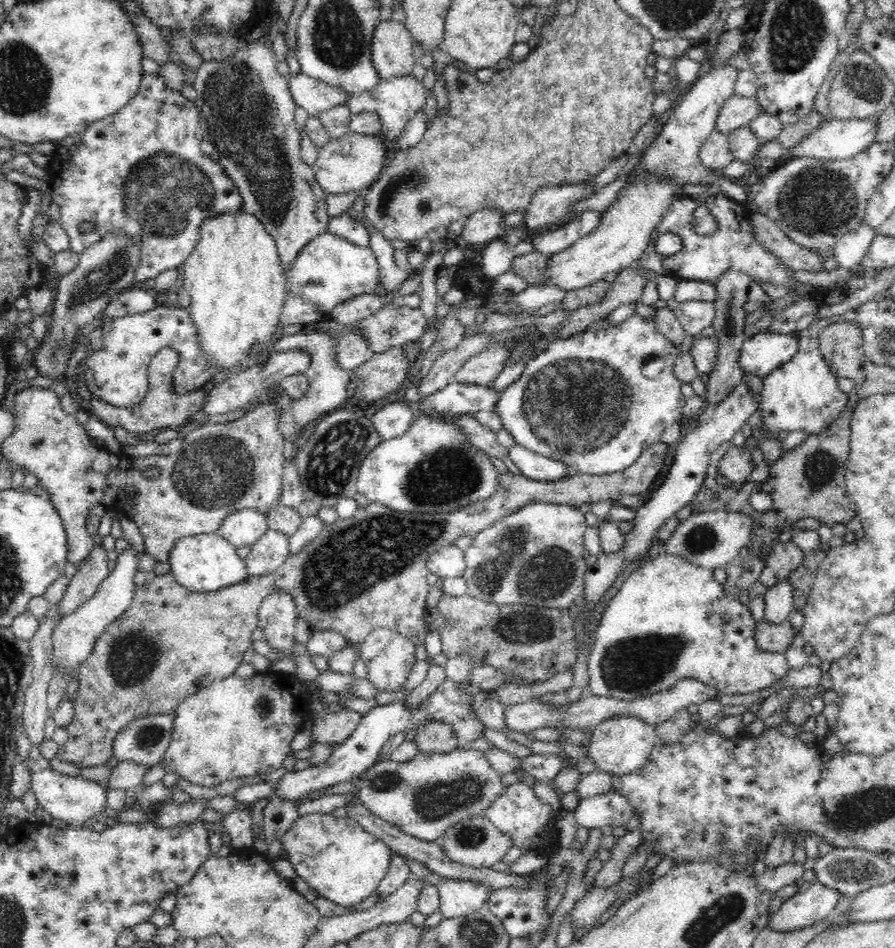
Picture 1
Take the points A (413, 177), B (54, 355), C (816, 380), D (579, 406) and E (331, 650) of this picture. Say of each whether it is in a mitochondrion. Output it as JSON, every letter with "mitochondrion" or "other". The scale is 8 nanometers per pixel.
{"A":"mitochondrion","B":"mitochondrion","C":"other","D":"mitochondrion","E":"other"}

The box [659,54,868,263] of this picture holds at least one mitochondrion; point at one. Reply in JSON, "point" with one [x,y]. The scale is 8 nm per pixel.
{"point":[818,201]}

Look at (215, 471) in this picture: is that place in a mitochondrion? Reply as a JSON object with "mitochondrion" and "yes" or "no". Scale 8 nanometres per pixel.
{"mitochondrion":"yes"}

